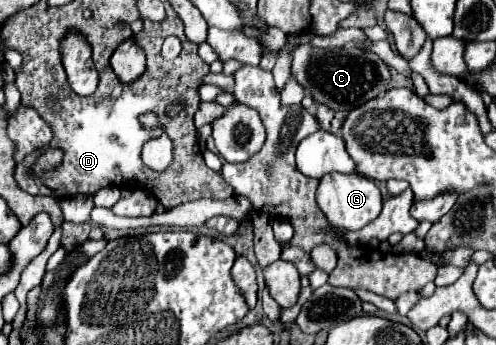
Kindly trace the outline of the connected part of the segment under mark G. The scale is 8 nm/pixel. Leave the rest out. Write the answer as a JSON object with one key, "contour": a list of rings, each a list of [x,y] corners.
{"contour":[[[331,172],[325,174],[319,180],[319,188],[317,188],[317,204],[321,208],[321,212],[325,214],[325,218],[329,220],[331,226],[341,228],[341,230],[359,230],[365,224],[369,224],[373,218],[379,216],[381,212],[381,192],[375,186],[373,180],[359,176],[359,174],[339,174],[339,172]]]}

